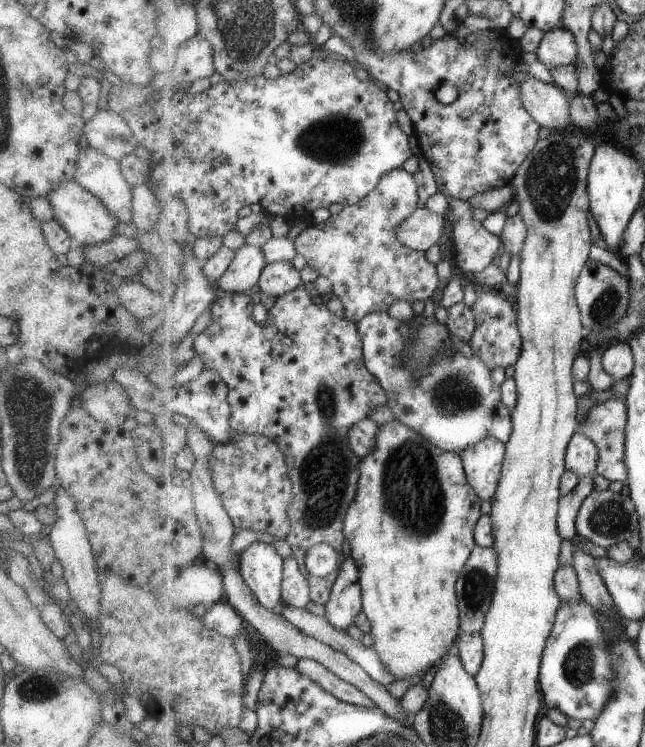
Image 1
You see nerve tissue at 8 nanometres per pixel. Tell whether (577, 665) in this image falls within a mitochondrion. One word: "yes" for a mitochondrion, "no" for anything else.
yes

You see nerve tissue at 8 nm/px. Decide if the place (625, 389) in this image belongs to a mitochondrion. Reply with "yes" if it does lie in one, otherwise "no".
no

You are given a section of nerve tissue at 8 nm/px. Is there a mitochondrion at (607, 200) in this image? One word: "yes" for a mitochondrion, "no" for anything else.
no

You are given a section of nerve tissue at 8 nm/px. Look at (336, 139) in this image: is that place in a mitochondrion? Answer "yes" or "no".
yes

